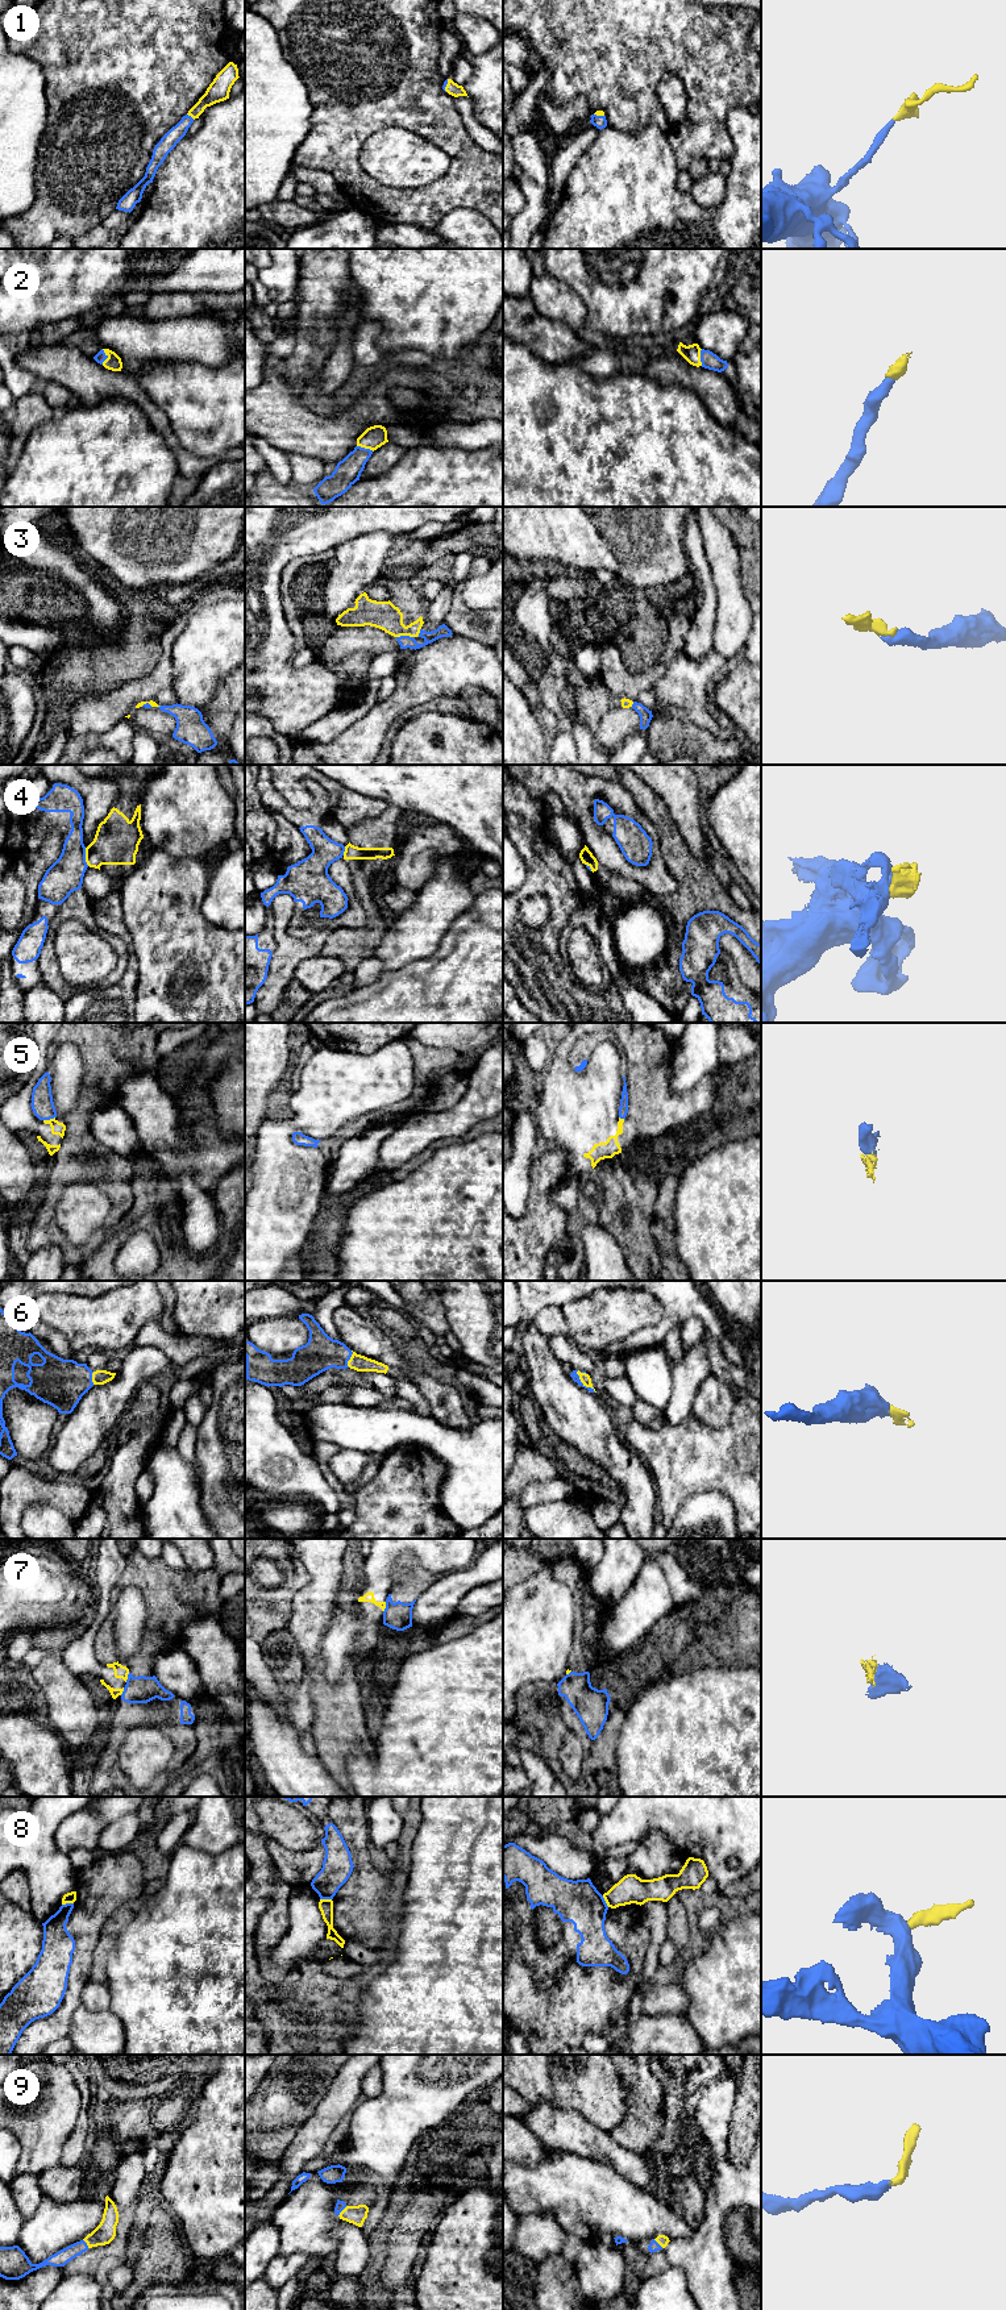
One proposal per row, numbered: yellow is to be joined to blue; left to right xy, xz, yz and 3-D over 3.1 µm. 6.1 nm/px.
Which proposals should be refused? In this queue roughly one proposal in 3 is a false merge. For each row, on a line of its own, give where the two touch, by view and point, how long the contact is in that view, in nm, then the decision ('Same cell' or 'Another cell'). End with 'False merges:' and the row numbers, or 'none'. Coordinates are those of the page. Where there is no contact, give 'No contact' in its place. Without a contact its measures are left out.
1: Touches blue at xy (190, 116). Shared border 60 nm. Same cell
2: Touches blue at xy (107, 357). Shared border 100 nm. Same cell
3: Touches blue at xz (404, 636). Shared border 110 nm. Same cell
4: Touches blue at xy (84, 857). Shared border 110 nm. Another cell
5: Touches blue at xy (49, 1119). Shared border 80 nm. Another cell
6: Touches blue at yz (582, 1384). Shared border 180 nm. Same cell
7: Touches blue at xy (128, 1677). Shared border 70 nm. Another cell
8: Touches blue at xy (67, 1903). Shared border 70 nm. Another cell
9: Touches blue at xz (341, 2210). Shared border 80 nm. Same cell
False merges: 4, 5, 7, 8

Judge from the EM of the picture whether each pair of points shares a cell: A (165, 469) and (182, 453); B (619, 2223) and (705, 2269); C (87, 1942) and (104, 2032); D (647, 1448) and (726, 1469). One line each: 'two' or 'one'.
A: two
B: two
C: two
D: one

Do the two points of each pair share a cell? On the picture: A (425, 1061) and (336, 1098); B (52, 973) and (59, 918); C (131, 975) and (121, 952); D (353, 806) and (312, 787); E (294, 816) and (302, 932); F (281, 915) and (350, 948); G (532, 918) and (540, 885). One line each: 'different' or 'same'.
A: different
B: same
C: different
D: different
E: same
F: different
G: different

